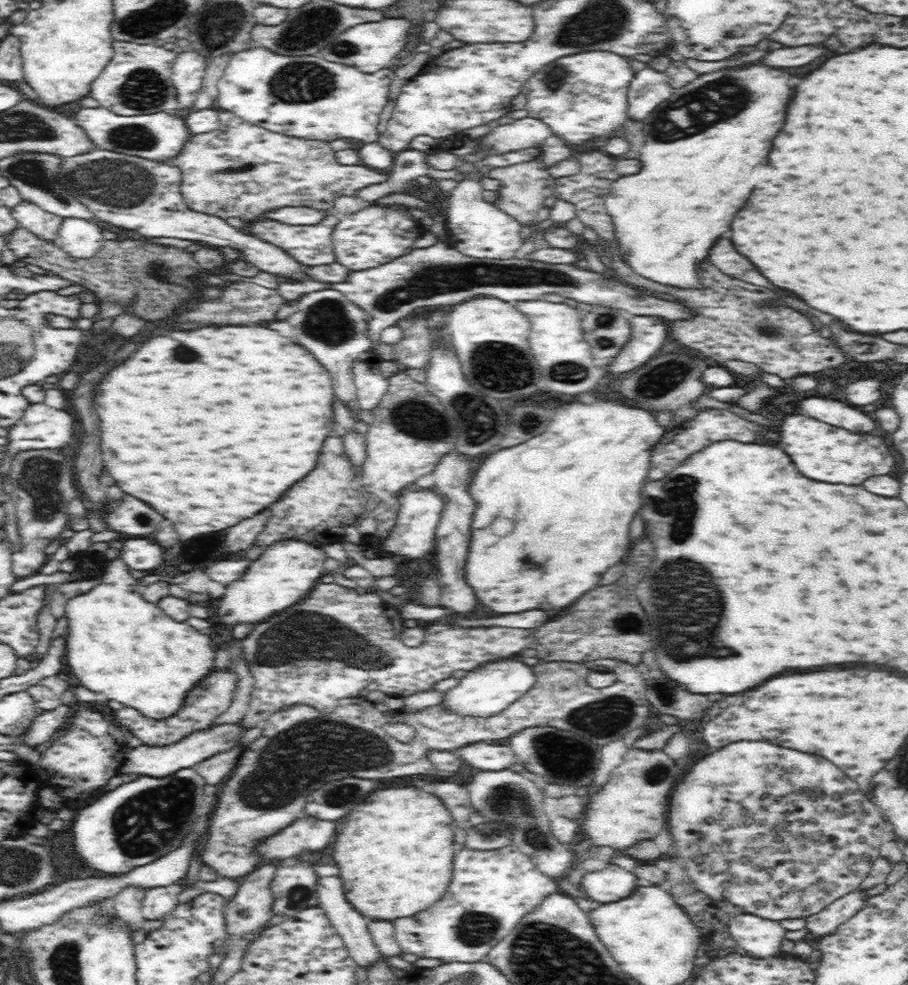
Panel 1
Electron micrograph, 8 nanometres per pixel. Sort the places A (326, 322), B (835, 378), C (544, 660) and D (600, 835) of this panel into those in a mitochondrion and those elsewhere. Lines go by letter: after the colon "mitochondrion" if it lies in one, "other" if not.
A: mitochondrion
B: other
C: other
D: other

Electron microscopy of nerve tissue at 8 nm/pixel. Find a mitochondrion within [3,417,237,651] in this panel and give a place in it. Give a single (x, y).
(38, 477)

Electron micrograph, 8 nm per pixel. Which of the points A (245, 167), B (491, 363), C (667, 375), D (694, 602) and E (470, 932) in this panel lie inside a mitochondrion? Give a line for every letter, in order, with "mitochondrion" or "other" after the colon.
A: mitochondrion
B: mitochondrion
C: mitochondrion
D: mitochondrion
E: mitochondrion

